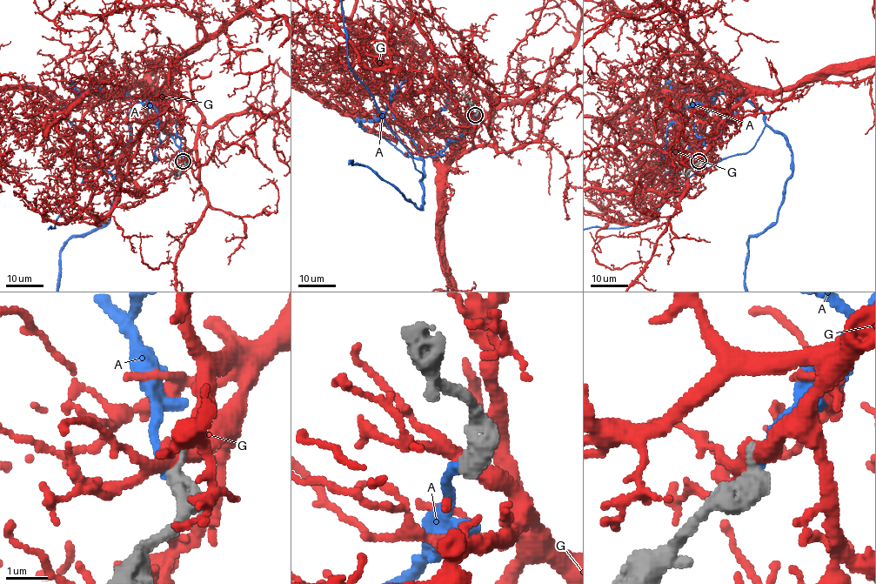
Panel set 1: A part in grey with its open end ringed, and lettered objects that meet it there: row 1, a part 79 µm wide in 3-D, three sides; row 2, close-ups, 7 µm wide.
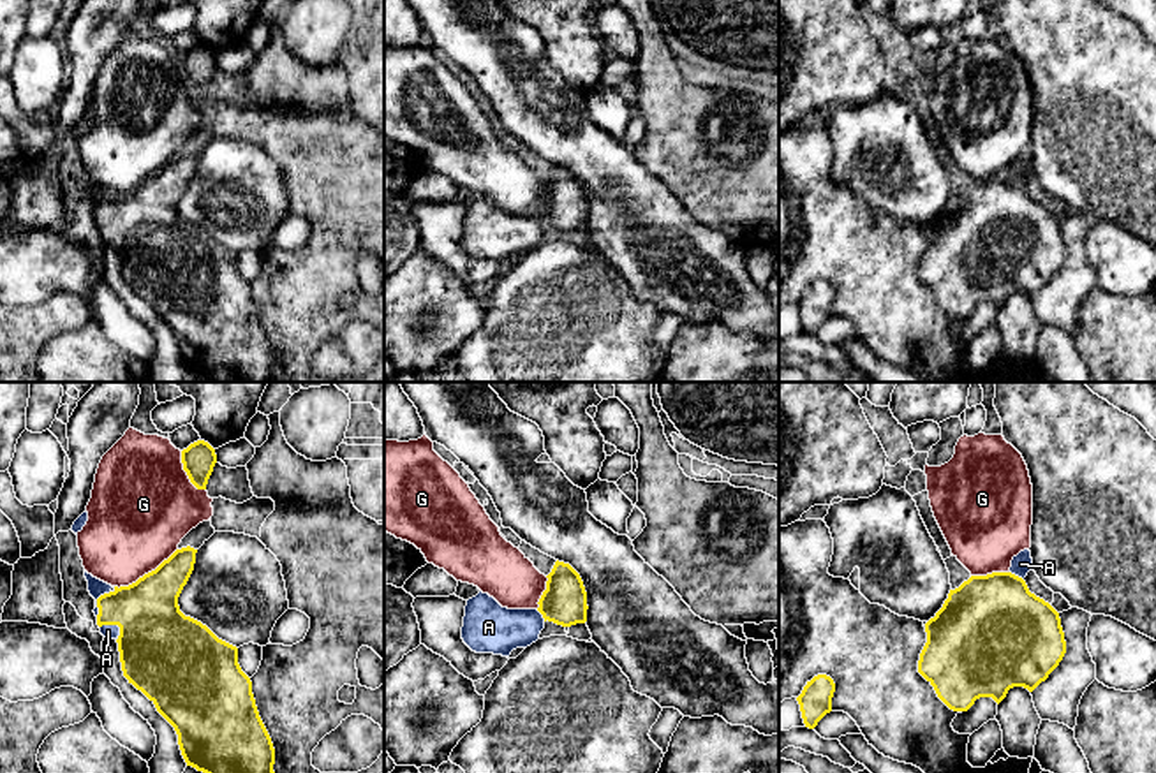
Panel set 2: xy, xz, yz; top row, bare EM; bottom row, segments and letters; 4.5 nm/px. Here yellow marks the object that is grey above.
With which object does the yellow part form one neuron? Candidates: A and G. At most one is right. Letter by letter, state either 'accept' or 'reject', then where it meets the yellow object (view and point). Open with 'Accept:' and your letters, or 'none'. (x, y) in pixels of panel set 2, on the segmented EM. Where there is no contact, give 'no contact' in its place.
Accept: A
A: accept | xy (115, 624)
G: reject | xy (145, 574)

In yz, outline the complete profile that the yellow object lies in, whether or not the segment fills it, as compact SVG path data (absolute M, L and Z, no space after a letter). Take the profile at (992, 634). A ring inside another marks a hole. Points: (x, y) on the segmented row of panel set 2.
M1024 549L1013 556L1008 572L971 576L959 588L950 590L943 607L925 623L927 643L920 653L918 673L950 710L967 711L980 697L992 697L999 704L1013 687L1033 692L1063 660L1066 641L1059 613L1029 592L1024 581L1029 571L1033 558L1031 551Z

